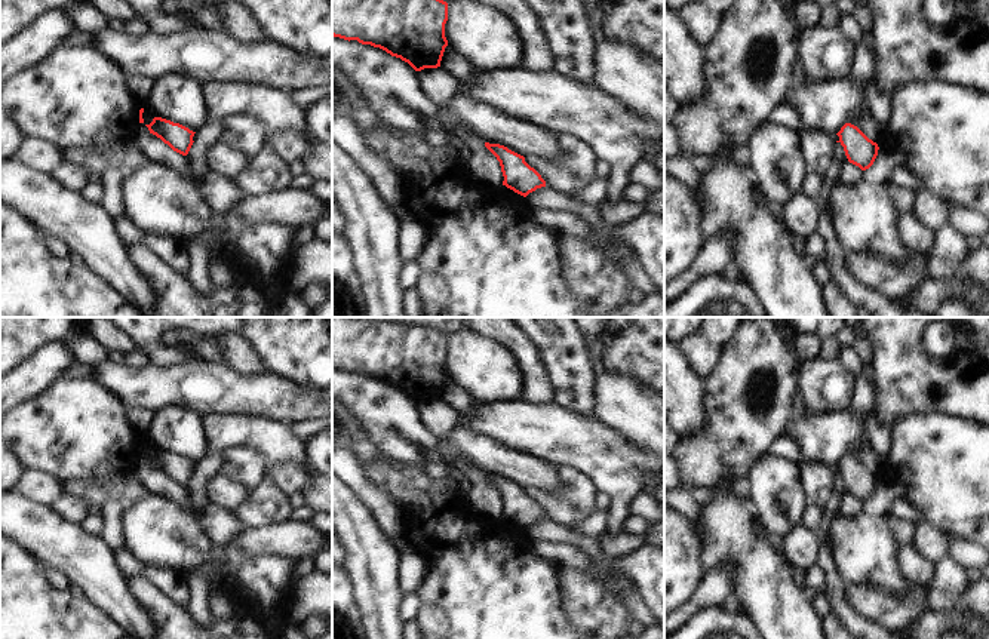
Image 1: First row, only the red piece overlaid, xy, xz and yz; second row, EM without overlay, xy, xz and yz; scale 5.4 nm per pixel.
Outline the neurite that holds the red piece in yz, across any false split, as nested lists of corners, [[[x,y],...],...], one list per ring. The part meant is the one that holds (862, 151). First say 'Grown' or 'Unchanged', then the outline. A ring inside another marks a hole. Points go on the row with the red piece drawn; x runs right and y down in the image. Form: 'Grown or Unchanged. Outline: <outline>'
Unchanged. Outline: [[[845,123],[836,135],[839,136],[836,142],[844,147],[850,163],[859,166],[861,170],[866,170],[873,165],[879,147],[857,126]]]

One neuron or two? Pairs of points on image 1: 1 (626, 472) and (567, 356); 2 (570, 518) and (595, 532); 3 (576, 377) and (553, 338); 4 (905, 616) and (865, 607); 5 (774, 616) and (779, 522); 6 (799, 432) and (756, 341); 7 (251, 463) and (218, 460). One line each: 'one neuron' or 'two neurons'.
1: two neurons
2: two neurons
3: one neuron
4: one neuron
5: two neurons
6: two neurons
7: one neuron

